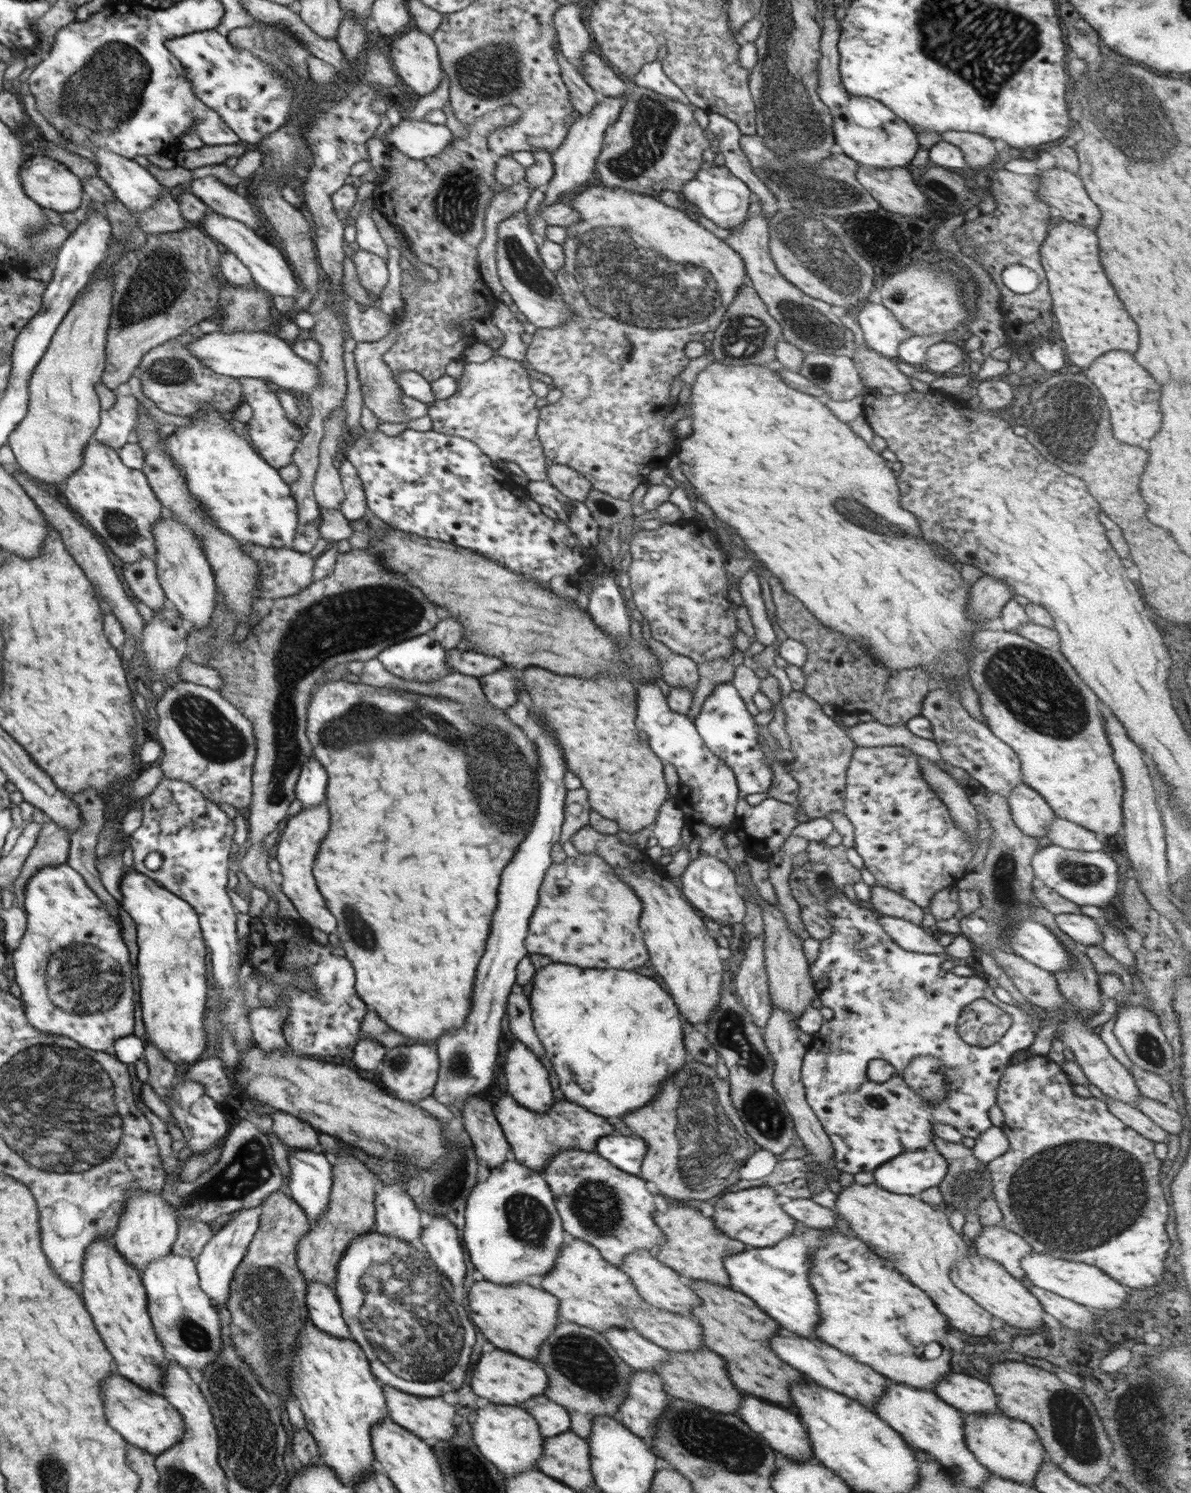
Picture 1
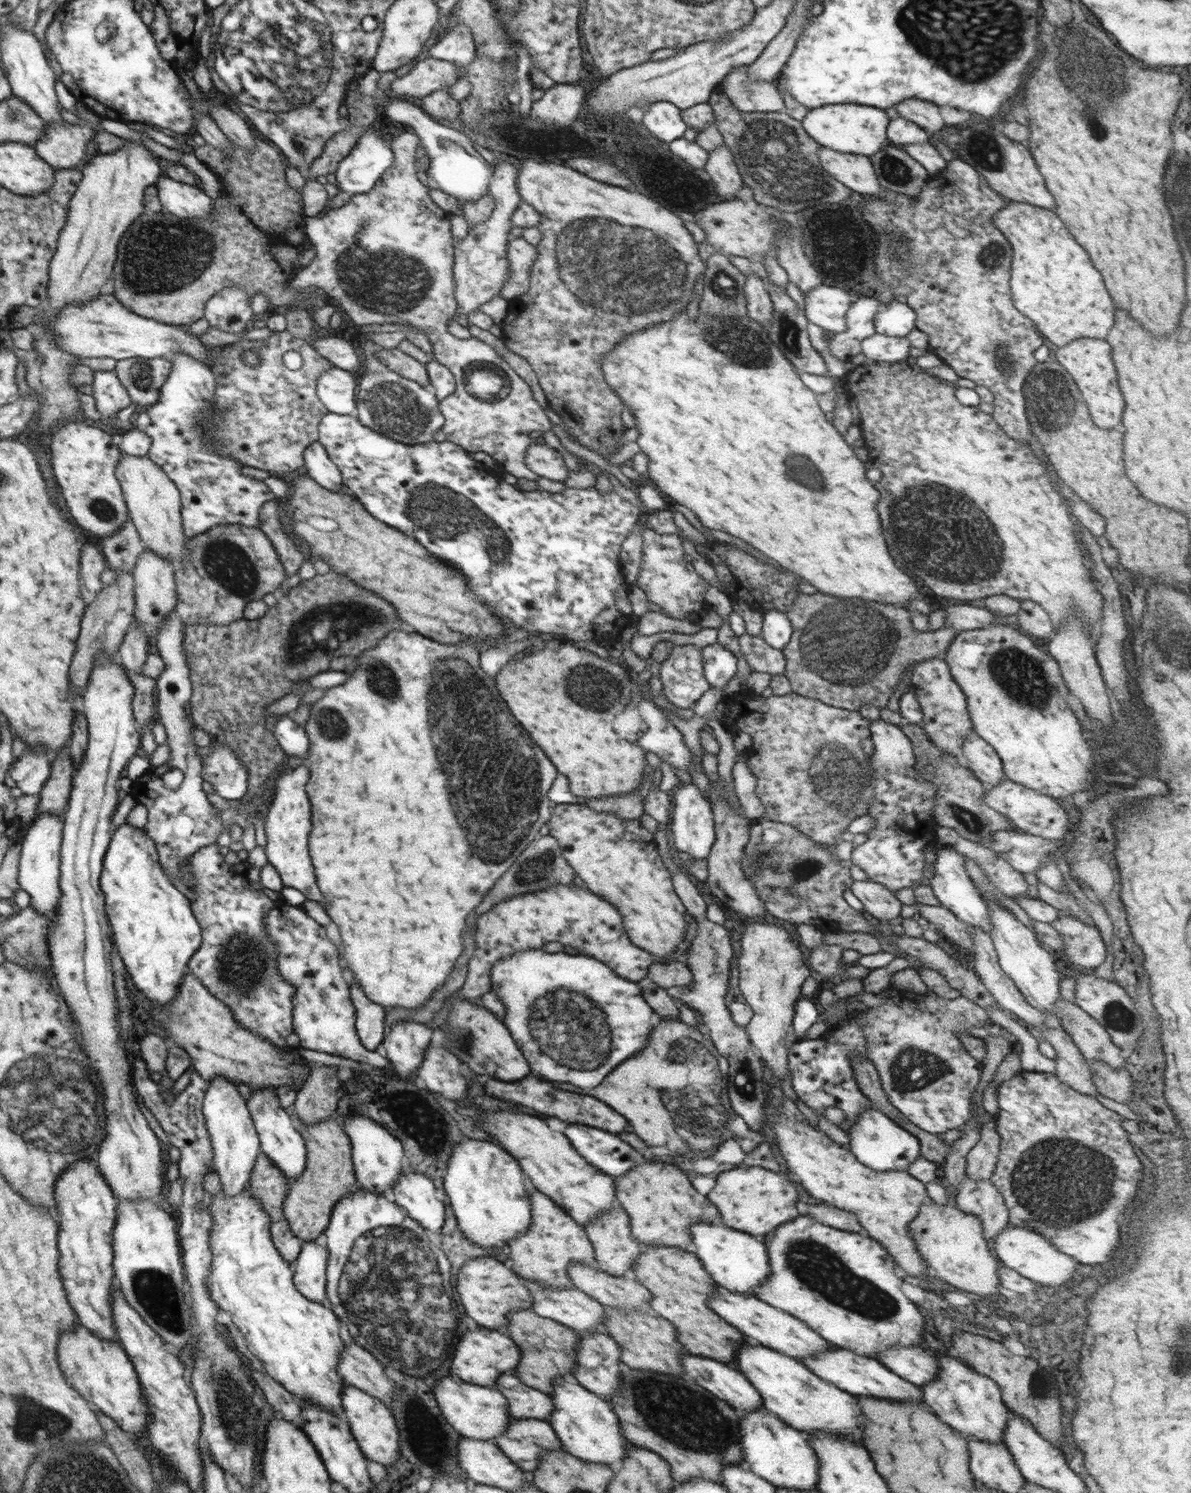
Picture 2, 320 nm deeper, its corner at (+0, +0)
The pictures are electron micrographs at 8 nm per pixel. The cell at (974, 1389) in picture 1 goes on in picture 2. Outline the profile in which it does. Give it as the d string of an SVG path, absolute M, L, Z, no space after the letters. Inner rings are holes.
M921 1347L888 1348L876 1358L894 1374L921 1387L937 1377L937 1362L933 1353Z

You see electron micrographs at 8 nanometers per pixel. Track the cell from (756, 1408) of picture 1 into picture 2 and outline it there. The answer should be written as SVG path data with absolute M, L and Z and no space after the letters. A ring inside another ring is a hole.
M681 1356L685 1376L710 1391L720 1400L725 1400L738 1412L752 1412L763 1408L763 1400L753 1384L736 1368L726 1363L703 1356Z

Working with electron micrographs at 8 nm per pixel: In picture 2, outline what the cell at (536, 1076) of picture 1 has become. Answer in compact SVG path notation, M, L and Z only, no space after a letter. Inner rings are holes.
M456 998L452 1002L447 1019L439 1026L444 1038L448 1040L446 1049L467 1064L474 1074L488 1076L504 1082L520 1080L530 1074L529 1064L513 1036L494 1013L482 1006L472 1004L464 998Z

